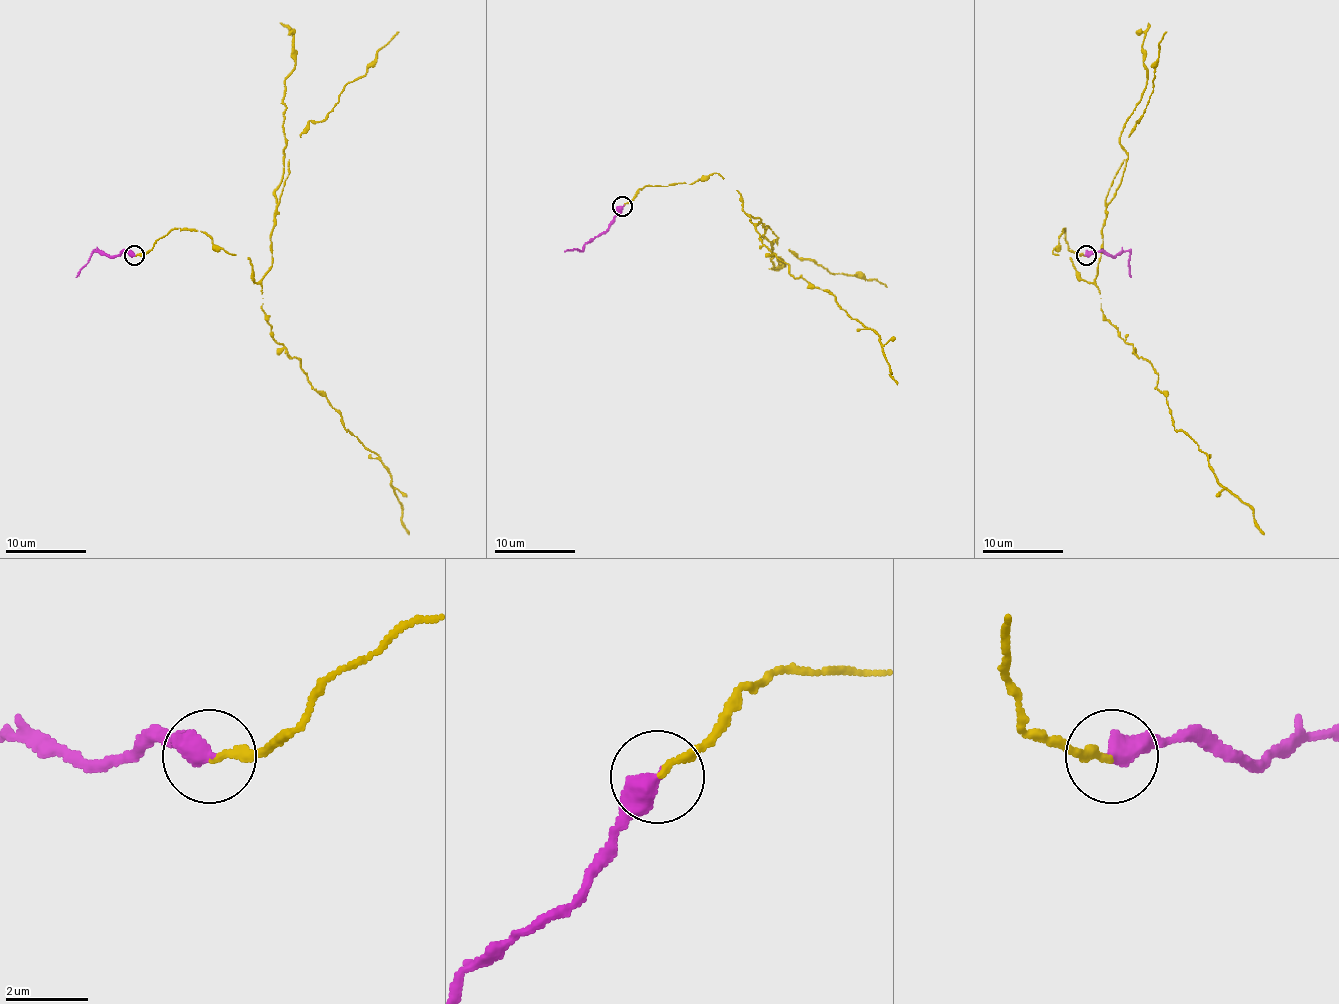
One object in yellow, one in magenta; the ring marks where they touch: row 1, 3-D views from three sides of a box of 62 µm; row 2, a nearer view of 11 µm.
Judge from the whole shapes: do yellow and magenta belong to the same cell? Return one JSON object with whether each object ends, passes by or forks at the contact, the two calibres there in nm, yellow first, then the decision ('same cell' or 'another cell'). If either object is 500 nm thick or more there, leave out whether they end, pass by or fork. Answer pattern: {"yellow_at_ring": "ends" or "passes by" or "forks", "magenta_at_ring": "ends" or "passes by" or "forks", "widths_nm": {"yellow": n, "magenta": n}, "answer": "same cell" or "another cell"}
{"widths_nm": {"yellow": 150, "magenta": 500}, "answer": "same cell"}

